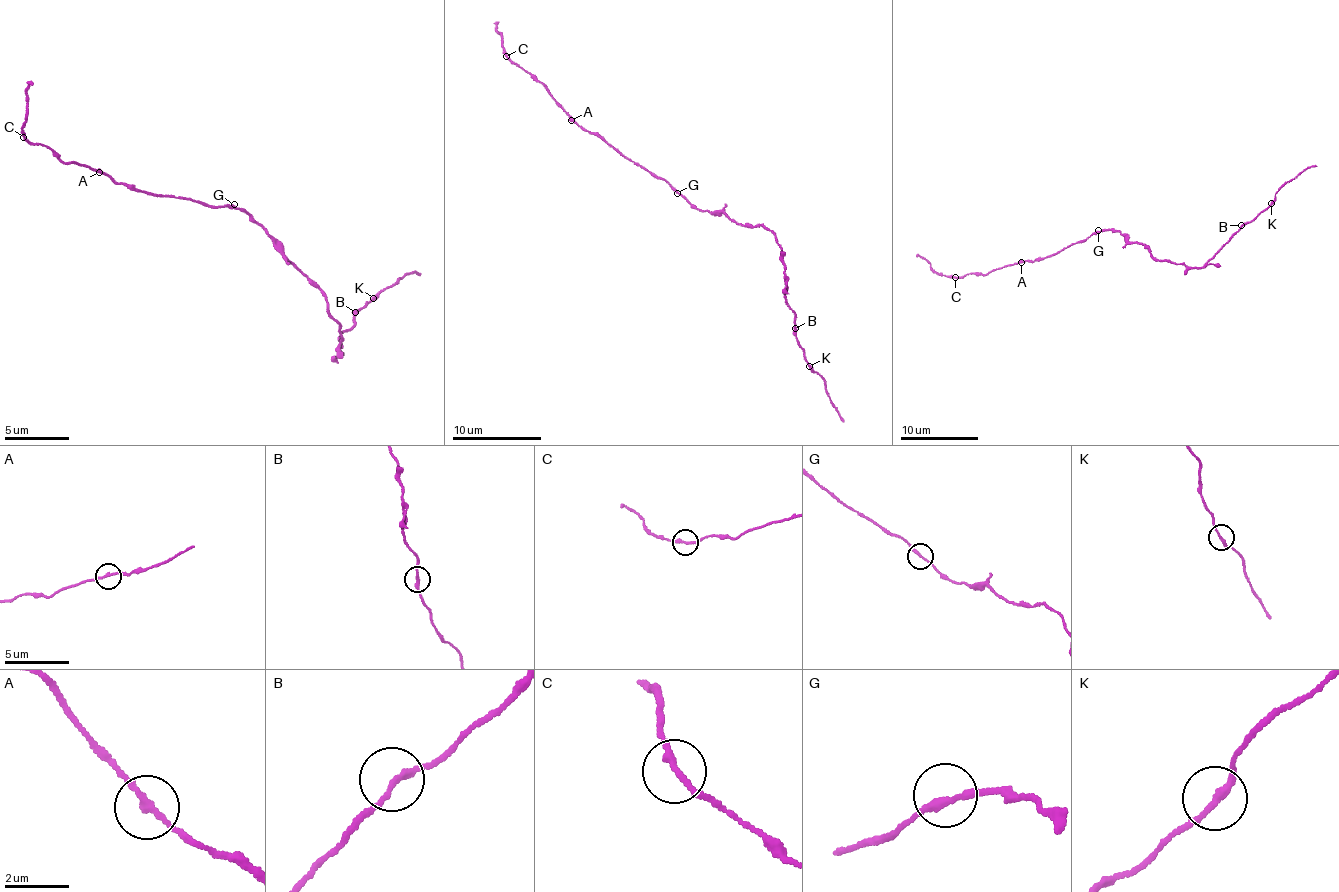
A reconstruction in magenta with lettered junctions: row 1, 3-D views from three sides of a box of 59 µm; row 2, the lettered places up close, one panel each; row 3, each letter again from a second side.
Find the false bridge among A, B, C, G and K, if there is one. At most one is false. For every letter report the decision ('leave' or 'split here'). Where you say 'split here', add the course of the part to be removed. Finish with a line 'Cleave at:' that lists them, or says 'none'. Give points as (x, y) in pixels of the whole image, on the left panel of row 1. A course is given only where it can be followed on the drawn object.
A: leave
B: leave
C: leave
G: leave
K: leave
Cleave at: none

